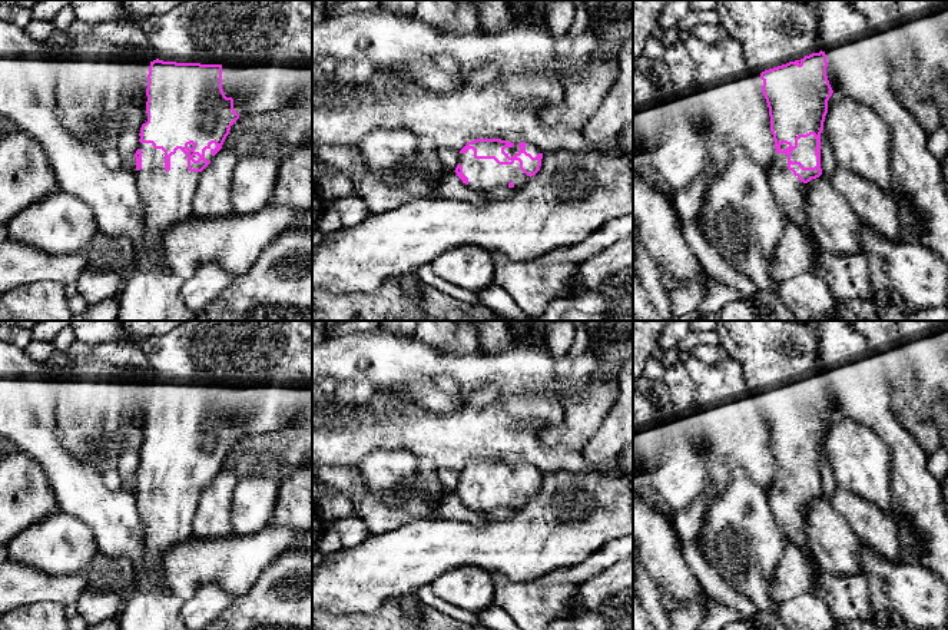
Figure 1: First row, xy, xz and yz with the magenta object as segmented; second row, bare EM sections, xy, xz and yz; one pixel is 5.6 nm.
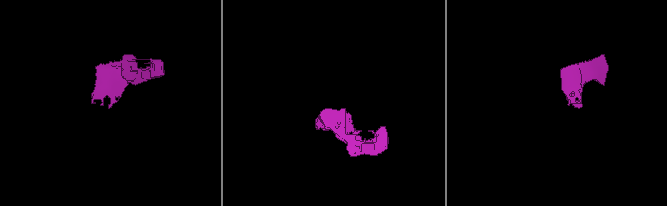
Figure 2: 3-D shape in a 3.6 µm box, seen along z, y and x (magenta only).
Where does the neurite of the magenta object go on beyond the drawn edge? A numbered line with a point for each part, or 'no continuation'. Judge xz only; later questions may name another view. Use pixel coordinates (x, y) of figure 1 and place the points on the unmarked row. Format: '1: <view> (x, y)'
1: xz (484, 496)

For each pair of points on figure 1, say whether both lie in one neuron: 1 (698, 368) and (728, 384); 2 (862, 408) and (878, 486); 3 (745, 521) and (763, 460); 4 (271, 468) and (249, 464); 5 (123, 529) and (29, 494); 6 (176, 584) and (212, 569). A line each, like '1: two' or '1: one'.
1: one
2: two
3: two
4: one
5: two
6: one

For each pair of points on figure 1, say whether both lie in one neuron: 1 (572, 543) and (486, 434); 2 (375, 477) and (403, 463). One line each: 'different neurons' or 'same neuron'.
1: different neurons
2: same neuron

